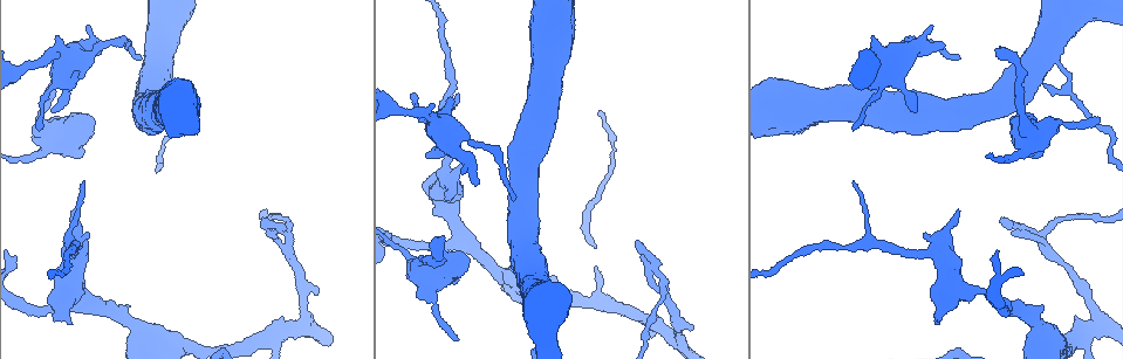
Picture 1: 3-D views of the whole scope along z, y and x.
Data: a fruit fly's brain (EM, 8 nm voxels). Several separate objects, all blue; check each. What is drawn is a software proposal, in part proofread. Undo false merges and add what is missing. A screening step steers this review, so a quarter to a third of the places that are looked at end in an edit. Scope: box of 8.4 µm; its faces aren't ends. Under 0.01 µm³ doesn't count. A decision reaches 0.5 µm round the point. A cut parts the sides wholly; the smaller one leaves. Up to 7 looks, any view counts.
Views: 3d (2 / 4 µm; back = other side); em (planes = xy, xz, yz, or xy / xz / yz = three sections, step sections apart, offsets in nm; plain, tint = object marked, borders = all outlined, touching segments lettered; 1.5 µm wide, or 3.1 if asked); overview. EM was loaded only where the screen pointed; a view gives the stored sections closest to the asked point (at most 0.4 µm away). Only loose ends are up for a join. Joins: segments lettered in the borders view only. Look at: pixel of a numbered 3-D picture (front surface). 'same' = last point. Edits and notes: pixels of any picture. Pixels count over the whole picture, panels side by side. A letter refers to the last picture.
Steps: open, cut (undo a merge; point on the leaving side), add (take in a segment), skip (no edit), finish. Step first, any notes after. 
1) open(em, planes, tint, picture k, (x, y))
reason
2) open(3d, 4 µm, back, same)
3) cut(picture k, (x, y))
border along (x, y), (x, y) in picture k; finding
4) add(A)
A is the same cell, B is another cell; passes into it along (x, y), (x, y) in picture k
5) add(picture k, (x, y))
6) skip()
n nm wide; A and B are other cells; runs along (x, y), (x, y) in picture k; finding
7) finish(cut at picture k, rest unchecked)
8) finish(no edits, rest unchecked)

open(em, planes, borders, picture 1, (960, 58))
thin end

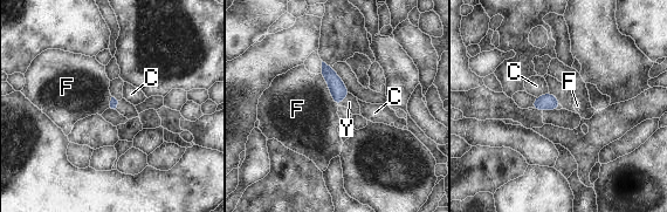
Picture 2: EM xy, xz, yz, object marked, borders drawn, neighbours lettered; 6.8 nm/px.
add(Y)
Y is the same cell, C and F are other cells; passes into it along (338, 90), (344, 97), (350, 102) in picture 2; the neuron continues

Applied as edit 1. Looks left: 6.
open(3d, 2 µm, picture 1, (70, 239))
branch point

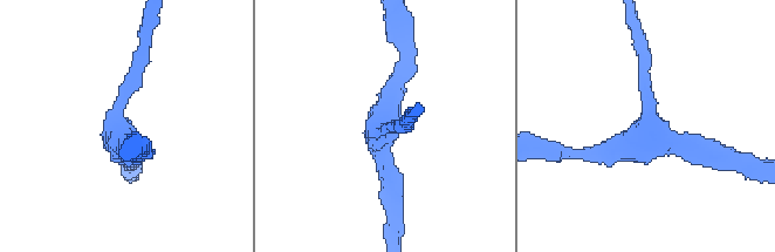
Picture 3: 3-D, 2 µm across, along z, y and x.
open(em, planes, borders, picture 3, (381, 128))
shape alone is not enough

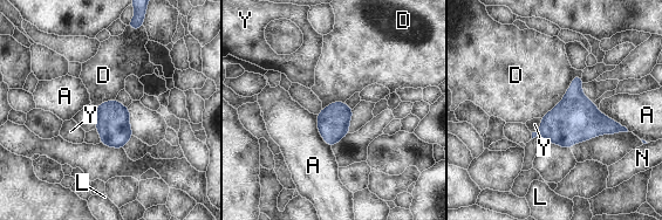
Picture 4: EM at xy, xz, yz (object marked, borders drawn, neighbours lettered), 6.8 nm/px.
skip()
D touches over 400 nm; A, D, L, N and Y are other cells; border along (581, 76), (540, 117) in picture 4; one neuron here

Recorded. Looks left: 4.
open(3d, 2 µm, picture 1, (996, 53))
branch stops here

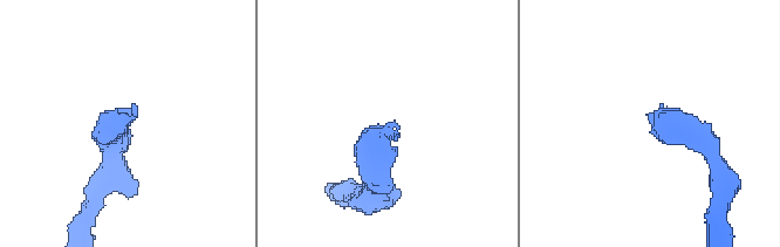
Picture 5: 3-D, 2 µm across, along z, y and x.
open(em, planes, borders, picture 5, (389, 123))
need the tissue

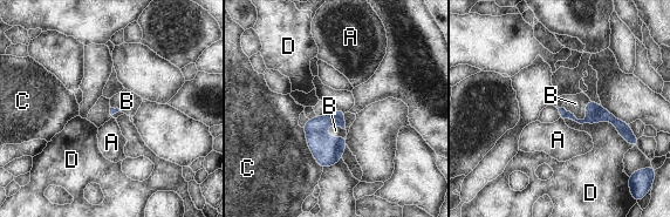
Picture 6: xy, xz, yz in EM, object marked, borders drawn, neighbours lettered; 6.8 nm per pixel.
add(B)
D touches over 500 nm; B is the same cell, A, C and D are other cells; passes into it along (595, 113), (580, 120), (575, 103) in picture 6; it goes on there

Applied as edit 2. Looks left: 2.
finish(add at picture 2, add at picture 6, rest unchecked)

